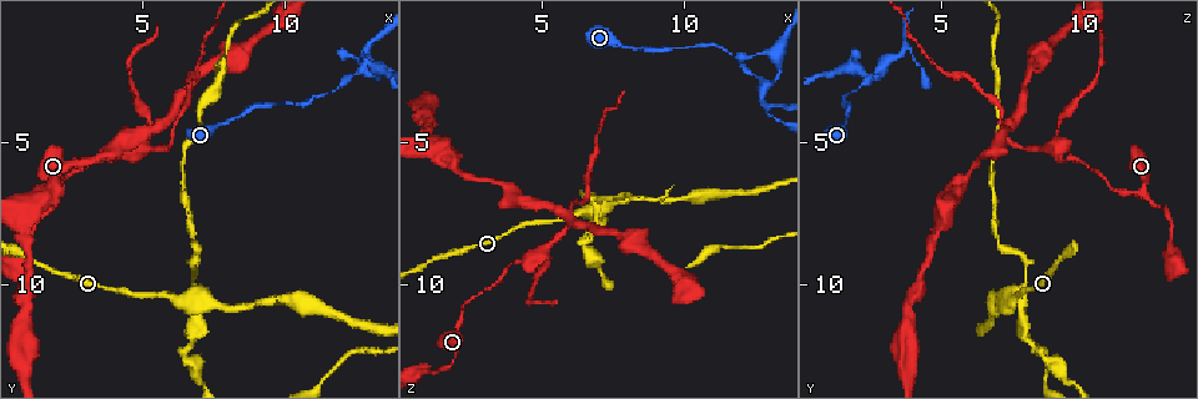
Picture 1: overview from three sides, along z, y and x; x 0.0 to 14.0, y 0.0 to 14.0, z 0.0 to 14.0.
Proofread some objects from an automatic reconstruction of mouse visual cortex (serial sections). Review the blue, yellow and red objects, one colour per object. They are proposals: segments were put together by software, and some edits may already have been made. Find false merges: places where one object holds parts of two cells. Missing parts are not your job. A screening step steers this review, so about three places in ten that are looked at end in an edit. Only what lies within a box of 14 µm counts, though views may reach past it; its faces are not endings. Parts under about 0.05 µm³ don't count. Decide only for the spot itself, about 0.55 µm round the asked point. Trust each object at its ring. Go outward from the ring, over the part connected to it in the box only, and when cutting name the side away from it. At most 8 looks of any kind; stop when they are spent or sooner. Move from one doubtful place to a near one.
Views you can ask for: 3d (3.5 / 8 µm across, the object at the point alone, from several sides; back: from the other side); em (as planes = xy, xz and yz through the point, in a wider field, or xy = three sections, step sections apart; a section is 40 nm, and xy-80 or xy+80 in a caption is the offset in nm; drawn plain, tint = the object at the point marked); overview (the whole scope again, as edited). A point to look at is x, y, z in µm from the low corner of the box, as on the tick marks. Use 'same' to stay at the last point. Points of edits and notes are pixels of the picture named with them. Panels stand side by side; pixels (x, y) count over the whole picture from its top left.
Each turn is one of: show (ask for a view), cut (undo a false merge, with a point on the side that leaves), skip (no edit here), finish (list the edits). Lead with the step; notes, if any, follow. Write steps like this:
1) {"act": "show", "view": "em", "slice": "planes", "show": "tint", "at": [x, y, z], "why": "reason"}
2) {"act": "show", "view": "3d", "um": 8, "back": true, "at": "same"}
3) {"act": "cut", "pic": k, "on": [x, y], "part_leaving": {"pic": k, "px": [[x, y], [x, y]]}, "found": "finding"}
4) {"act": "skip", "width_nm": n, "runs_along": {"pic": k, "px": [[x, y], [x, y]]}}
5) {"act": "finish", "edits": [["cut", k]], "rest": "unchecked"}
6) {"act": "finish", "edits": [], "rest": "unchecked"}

{"act": "show", "view": "3d", "um": 3.5, "at": [5.2, 4.5, 9.1]}

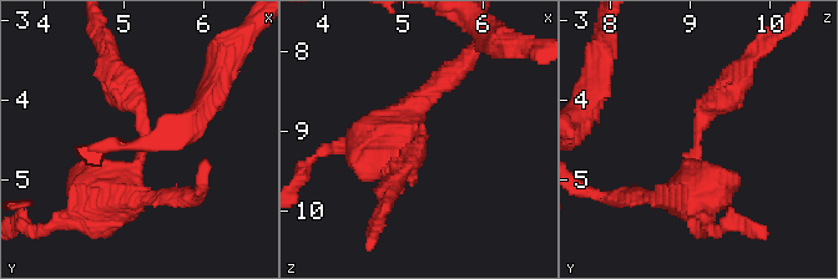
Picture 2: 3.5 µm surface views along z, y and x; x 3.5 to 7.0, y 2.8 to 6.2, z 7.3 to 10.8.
{"act": "show", "view": "em", "slice": "xy", "step": 5, "show": "tint", "at": [5.25, 4.45, 9.15], "arm_widths_nm": [300, 600], "why": "shape alone is not enough"}

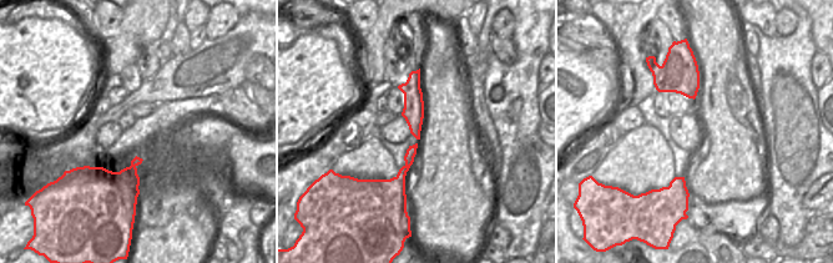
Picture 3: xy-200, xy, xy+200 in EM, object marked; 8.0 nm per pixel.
{"act": "show", "view": "em", "slice": "xy", "step": 3, "show": "tint", "at": "same", "why": "another direction"}

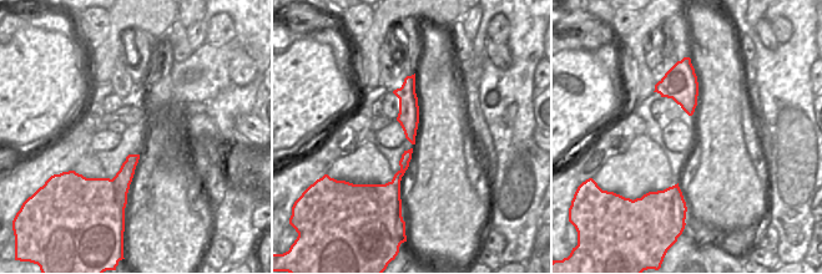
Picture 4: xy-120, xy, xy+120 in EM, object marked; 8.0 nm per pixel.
{"act": "skip", "runs_along": {"pic": 2, "px": [[698, 196], [701, 122], [742, 81]]}, "found": "all the same cell"}

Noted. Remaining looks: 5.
{"act": "show", "view": "3d", "um": 3.5, "at": [5.7, 4.4, 7.4], "why": "four arms meet"}

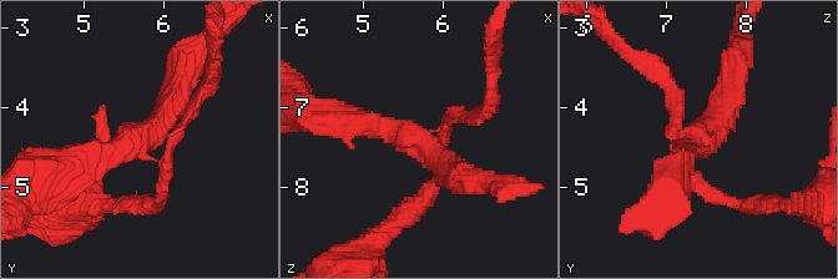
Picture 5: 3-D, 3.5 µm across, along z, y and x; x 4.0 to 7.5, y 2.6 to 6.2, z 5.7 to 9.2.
{"act": "show", "view": "em", "slice": "xy", "step": 3, "show": "plain", "at": [5.65, 4.50, 7.40], "arms": 4, "arm_widths_nm": [150, 200, 300, 300]}

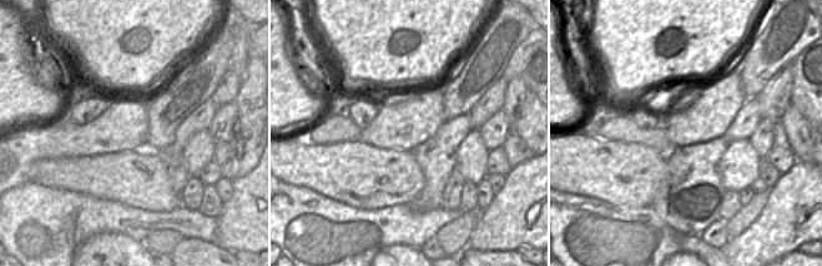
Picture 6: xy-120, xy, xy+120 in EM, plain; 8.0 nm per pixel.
{"act": "show", "view": "em", "slice": "xy", "step": 3, "show": "tint", "at": "same"}

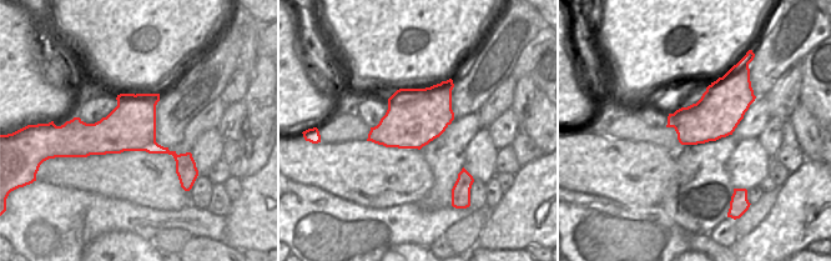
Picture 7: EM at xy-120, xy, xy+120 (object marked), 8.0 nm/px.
{"act": "skip", "found": "one cell here"}

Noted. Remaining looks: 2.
{"act": "show", "view": "3d", "um": 3.5, "at": [12.9, 1.6, 3.7], "why": "a fork"}

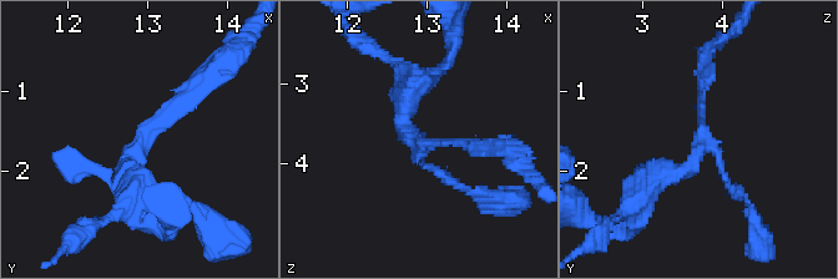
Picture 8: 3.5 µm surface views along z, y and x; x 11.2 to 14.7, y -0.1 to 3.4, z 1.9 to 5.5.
{"act": "show", "view": "em", "slice": "xy", "step": 2, "show": "tint", "at": [12.90, 1.75, 3.80]}

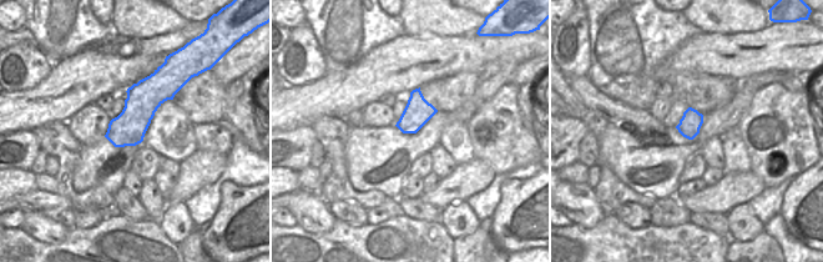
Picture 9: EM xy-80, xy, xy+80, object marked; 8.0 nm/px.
{"act": "skip", "runs_along": {"pic": 8, "px": [[407, 85], [418, 161], [460, 183]]}, "found": "continuous, no second cell"}

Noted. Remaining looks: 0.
{"act": "finish", "edits": [], "rest": "unchecked"}

